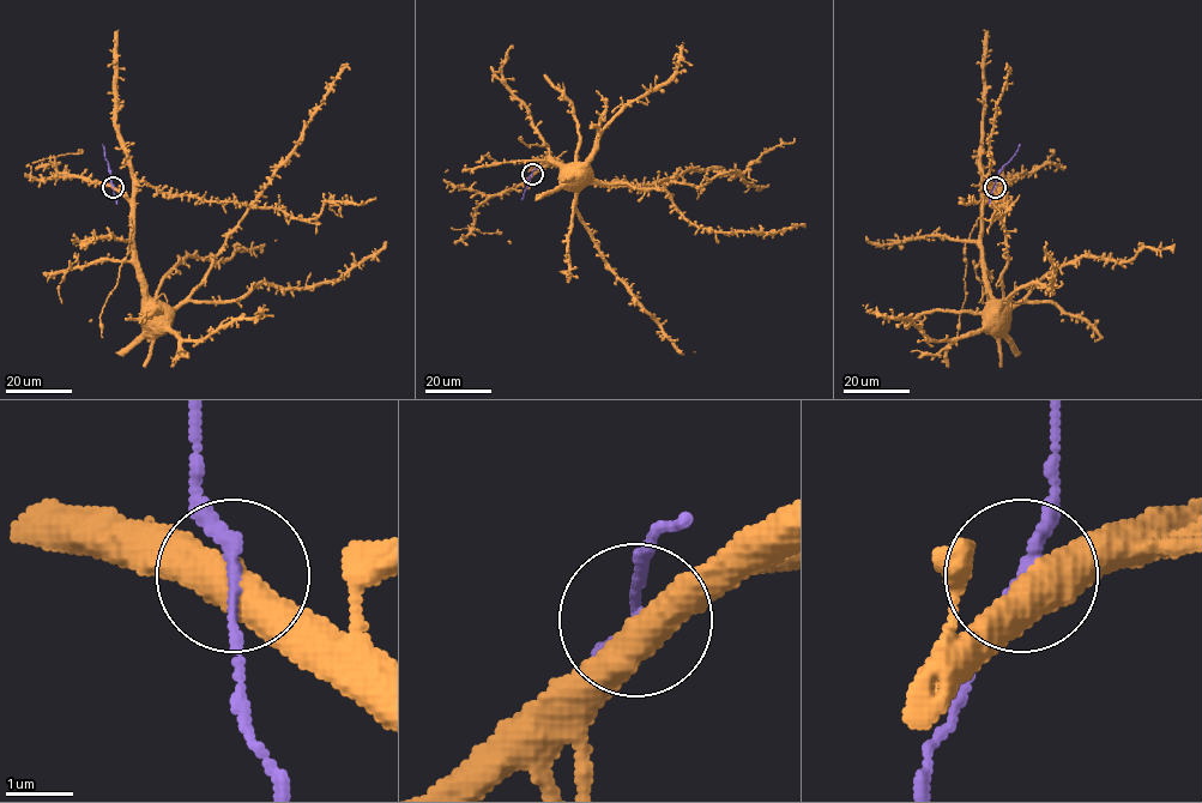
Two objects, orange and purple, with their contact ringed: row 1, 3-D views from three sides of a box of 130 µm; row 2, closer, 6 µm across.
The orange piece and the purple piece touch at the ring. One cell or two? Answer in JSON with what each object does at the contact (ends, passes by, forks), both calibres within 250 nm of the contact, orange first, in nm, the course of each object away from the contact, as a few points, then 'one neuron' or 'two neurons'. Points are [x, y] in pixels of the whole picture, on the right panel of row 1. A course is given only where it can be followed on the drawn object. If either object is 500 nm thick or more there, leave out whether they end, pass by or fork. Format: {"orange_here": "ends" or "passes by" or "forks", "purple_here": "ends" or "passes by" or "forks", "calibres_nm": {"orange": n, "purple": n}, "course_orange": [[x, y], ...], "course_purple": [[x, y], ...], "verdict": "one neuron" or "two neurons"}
{"calibres_nm": {"orange": 500, "purple": 160}, "course_orange": [[994, 186], [983, 205], [980, 235], [988, 302], [994, 307]], "course_purple": [[994, 186], [998, 171], [1020, 144]], "verdict": "one neuron"}

